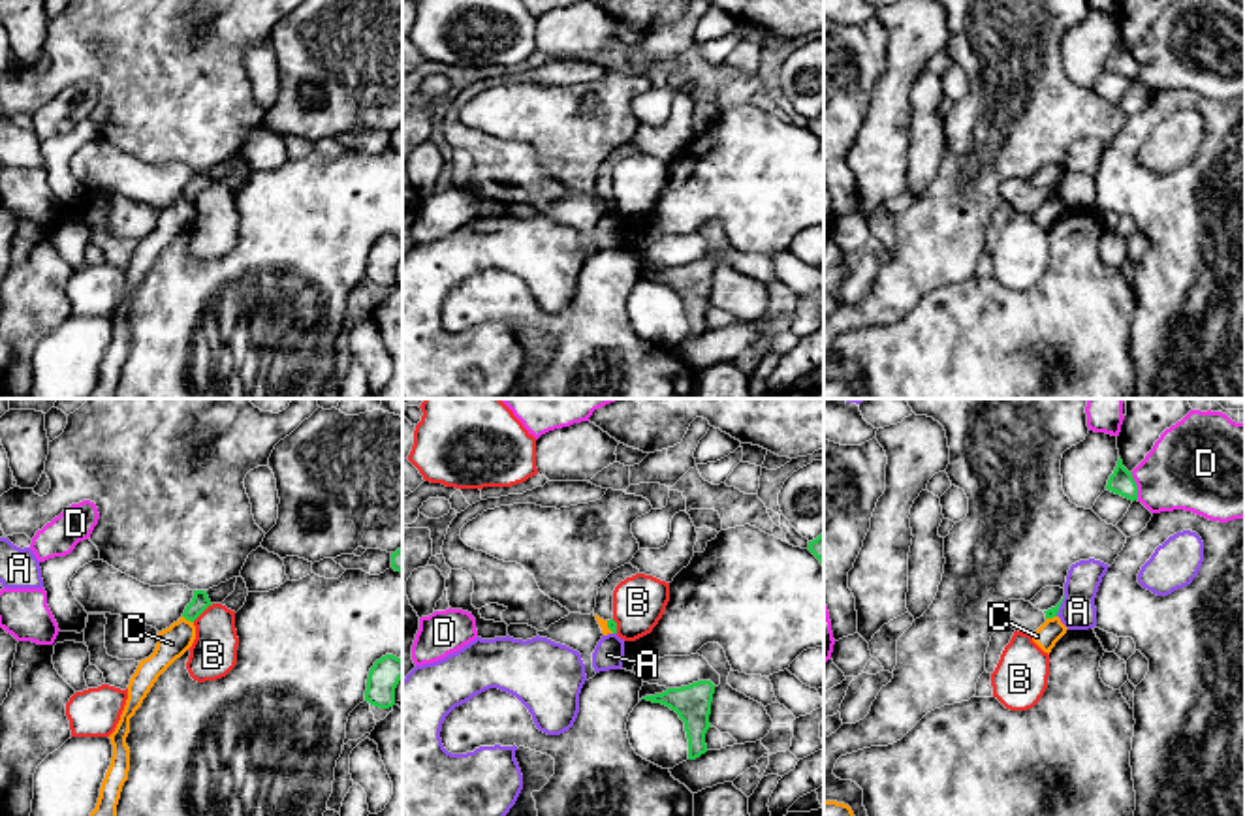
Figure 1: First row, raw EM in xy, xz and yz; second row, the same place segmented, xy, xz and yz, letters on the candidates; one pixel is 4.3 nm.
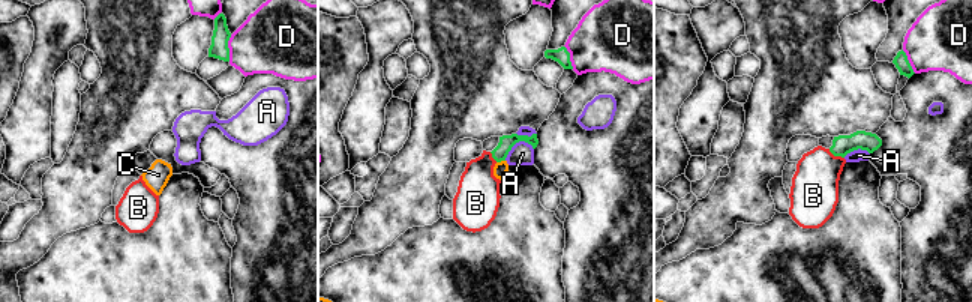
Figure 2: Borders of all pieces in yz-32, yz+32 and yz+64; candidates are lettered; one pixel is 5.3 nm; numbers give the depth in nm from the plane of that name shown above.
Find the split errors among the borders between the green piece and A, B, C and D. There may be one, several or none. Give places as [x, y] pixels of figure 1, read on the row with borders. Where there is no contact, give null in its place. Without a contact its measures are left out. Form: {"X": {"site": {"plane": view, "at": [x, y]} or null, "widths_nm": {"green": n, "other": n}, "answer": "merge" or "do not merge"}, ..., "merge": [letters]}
{"A": {"site": {"plane": "yz", "at": [1059, 606]}, "widths_nm": {"green": 50, "other": 150}, "answer": "do not merge"}, "B": {"site": {"plane": "xy", "at": [202, 612]}, "widths_nm": {"green": 80, "other": 200}, "answer": "do not merge"}, "C": {"site": {"plane": "xy", "at": [189, 619]}, "widths_nm": {"green": 80, "other": 140}, "answer": "do not merge"}, "D": {"site": {"plane": "yz", "at": [1136, 486]}, "widths_nm": {"green": 110, "other": 380}, "answer": "do not merge"}, "merge": []}

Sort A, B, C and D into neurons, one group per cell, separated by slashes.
A / B / C / D

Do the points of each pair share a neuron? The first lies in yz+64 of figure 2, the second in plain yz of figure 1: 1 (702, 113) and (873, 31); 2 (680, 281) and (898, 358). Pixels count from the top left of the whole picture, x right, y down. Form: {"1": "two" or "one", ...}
{"1": "two", "2": "one"}

